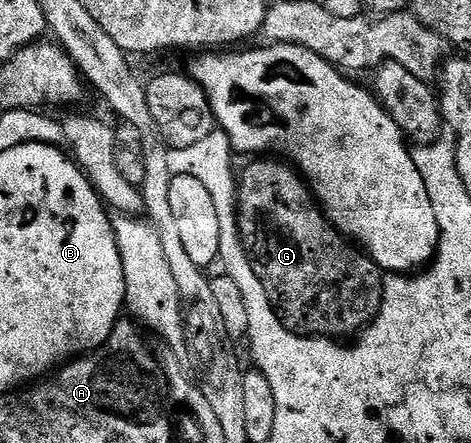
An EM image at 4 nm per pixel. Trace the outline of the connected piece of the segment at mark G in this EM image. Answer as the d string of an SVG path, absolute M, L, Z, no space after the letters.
M254 159L246 170L241 170L238 177L238 187L236 190L236 204L238 207L238 232L245 245L250 262L254 264L256 275L261 279L264 291L270 300L270 307L278 314L279 320L289 333L296 333L308 337L327 337L330 339L342 339L345 333L357 334L366 328L371 321L377 317L382 306L382 287L384 284L383 270L365 251L357 244L351 243L343 237L337 229L331 225L325 213L322 212L313 192L308 188L307 182L289 164L278 159Z

